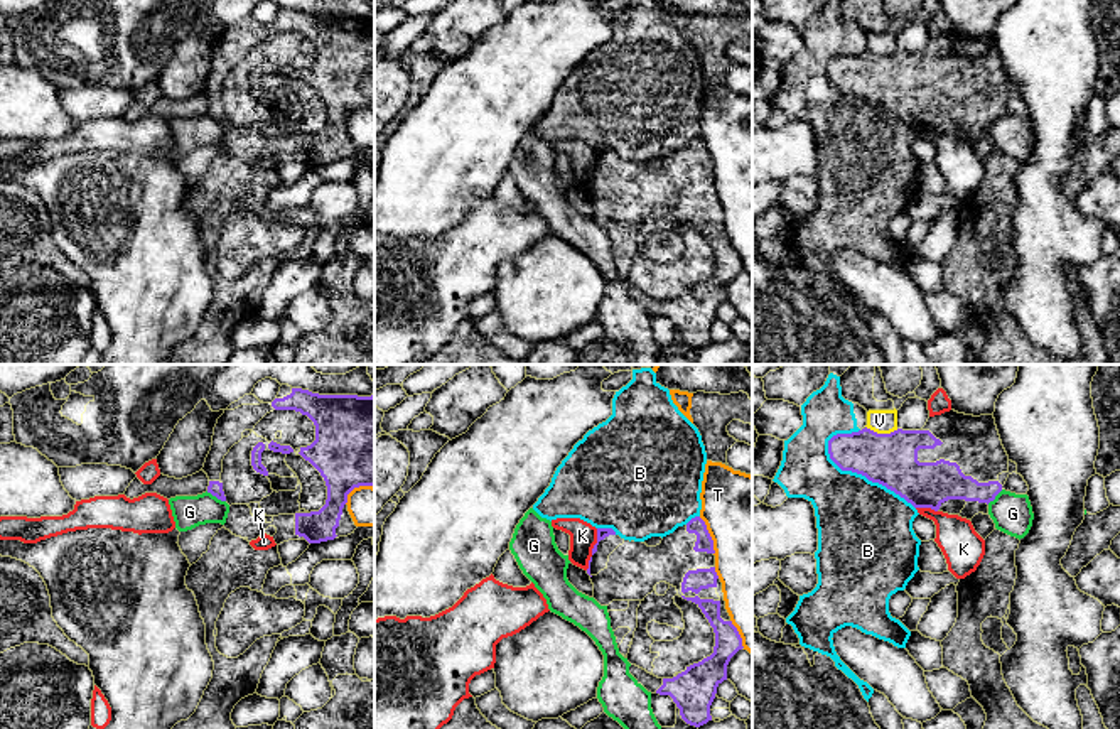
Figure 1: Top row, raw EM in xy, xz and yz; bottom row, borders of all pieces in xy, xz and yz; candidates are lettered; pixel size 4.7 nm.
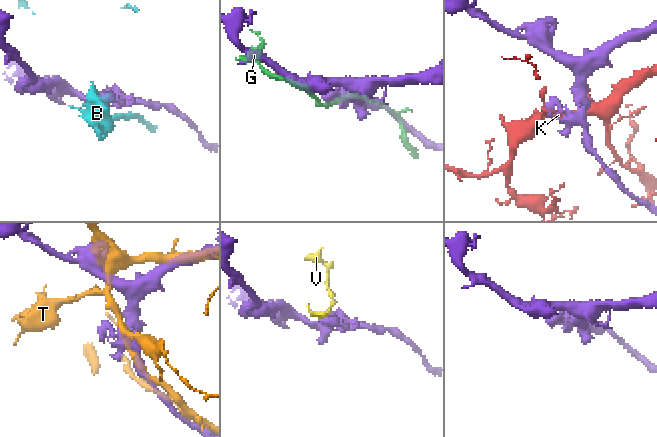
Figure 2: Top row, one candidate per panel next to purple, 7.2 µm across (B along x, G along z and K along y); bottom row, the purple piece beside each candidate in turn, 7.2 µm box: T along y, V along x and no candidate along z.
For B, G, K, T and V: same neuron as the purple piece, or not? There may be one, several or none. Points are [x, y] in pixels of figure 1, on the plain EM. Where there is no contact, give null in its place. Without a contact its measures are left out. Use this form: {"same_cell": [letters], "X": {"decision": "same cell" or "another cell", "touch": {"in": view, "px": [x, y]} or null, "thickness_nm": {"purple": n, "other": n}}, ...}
{"same_cell": [], "B": {"decision": "another cell", "touch": {"in": "yz", "px": [864, 97]}, "thickness_nm": {"purple": 260, "other": 440}}, "G": {"decision": "another cell", "touch": {"in": "xy", "px": [216, 118]}, "thickness_nm": {"purple": 70, "other": 160}}, "K": {"decision": "another cell", "touch": {"in": "xz", "px": [592, 171]}, "thickness_nm": {"purple": 50, "other": 130}}, "T": {"decision": "another cell", "touch": {"in": "xz", "px": [709, 157]}, "thickness_nm": {"purple": 80, "other": 420}}, "V": {"decision": "another cell", "touch": {"in": "yz", "px": [883, 56]}, "thickness_nm": {"purple": 260, "other": 110}}}

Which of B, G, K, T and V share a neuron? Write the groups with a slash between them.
B / G / K / T / V

